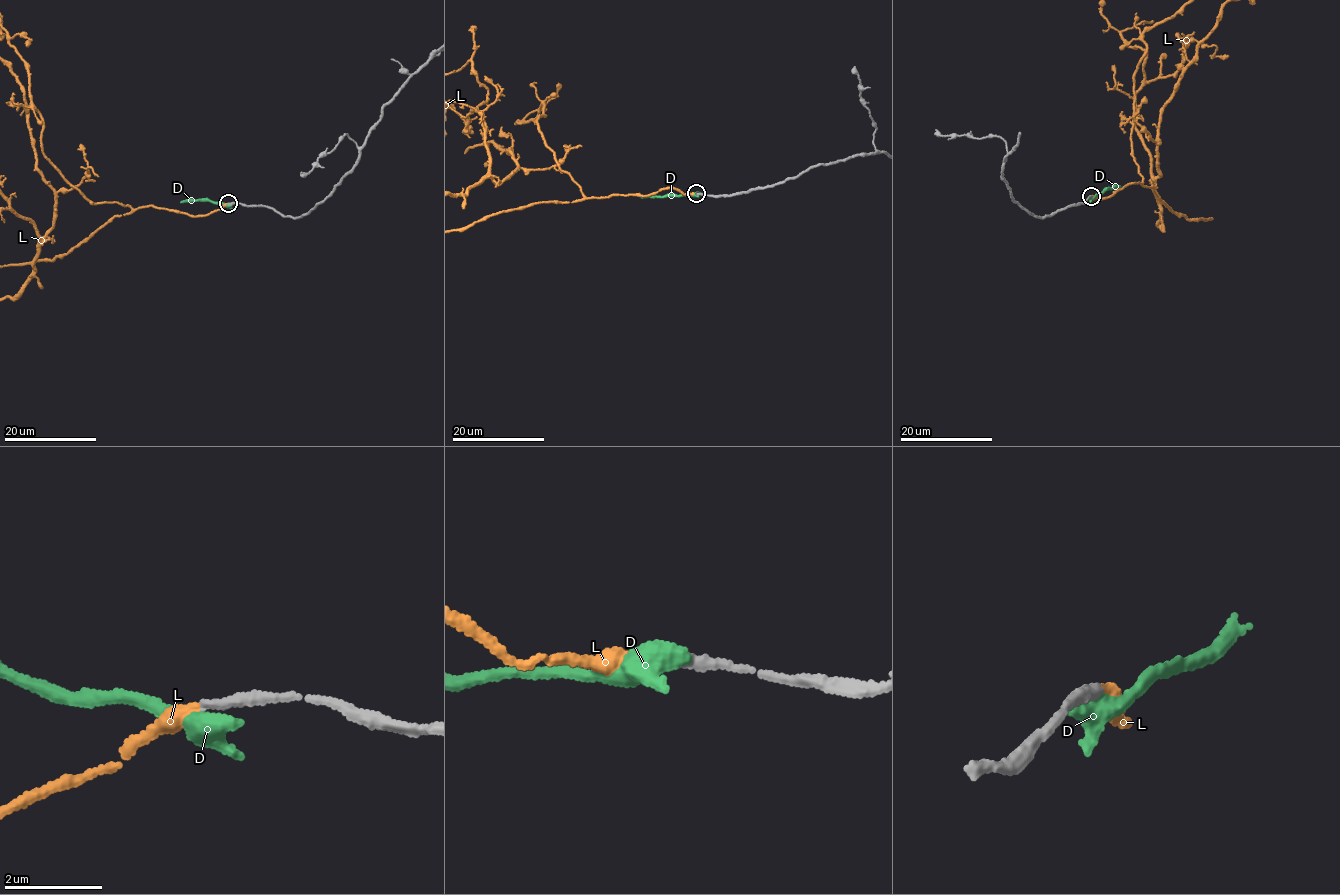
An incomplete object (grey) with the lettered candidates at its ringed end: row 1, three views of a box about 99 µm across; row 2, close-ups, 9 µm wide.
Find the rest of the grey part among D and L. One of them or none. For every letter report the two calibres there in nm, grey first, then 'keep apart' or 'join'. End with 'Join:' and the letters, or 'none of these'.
D: calibres 260 and 650 nm; keep apart
L: calibres 220 and 340 nm; join
Join: L

